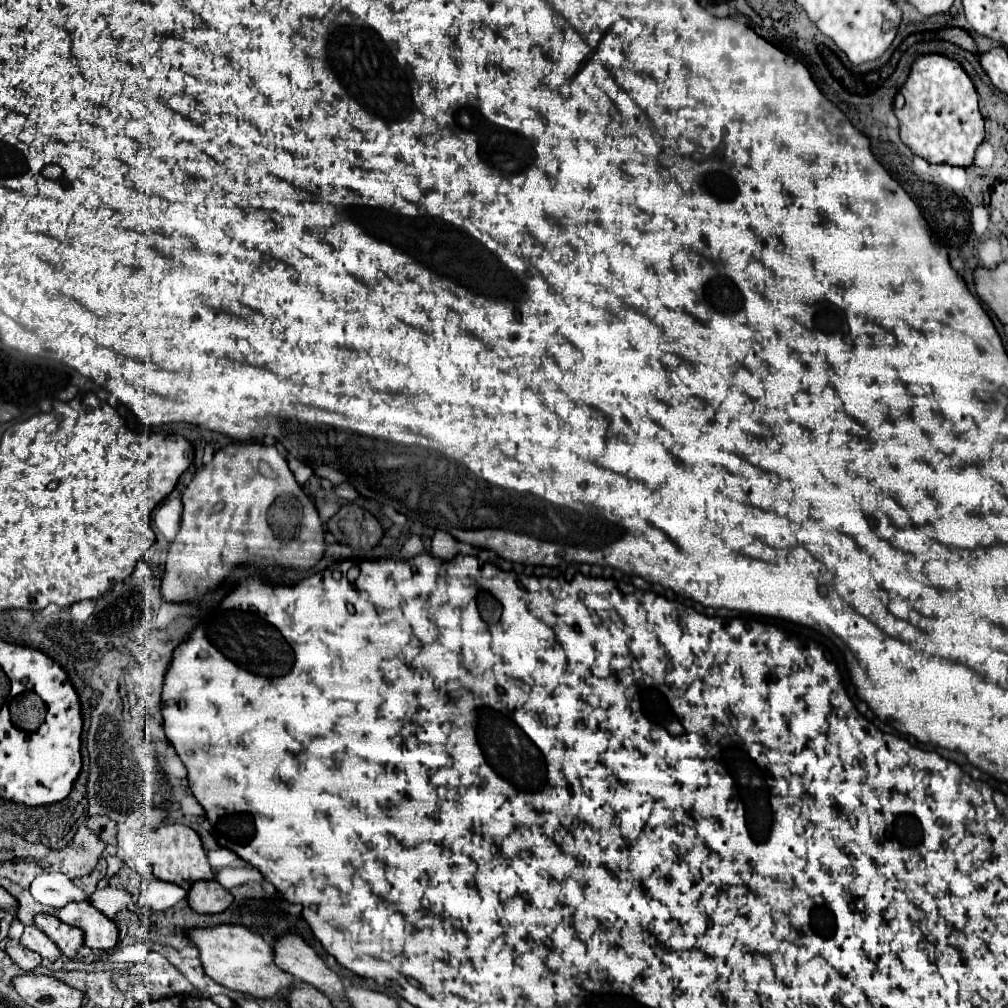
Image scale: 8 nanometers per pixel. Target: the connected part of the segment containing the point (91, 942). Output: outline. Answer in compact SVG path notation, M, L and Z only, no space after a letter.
M72 902L56 914L62 922L84 930L84 944L92 950L110 950L118 944L120 928L90 902Z

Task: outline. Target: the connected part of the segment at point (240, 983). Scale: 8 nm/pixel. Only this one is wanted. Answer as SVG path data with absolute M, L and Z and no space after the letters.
M218 924L212 928L190 928L188 938L200 952L200 962L204 972L218 984L248 994L252 998L272 998L274 994L284 994L292 986L292 976L274 964L272 946L256 932L240 924Z

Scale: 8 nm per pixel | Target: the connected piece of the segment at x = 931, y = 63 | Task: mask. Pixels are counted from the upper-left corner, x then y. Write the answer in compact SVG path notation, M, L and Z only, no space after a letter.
M940 54L918 56L898 90L906 98L904 108L896 114L902 142L930 164L970 166L976 148L984 140L984 118L978 110L974 84L962 66Z

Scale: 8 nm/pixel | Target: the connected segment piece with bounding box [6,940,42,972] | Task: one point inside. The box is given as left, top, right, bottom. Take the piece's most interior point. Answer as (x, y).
(27, 960)

